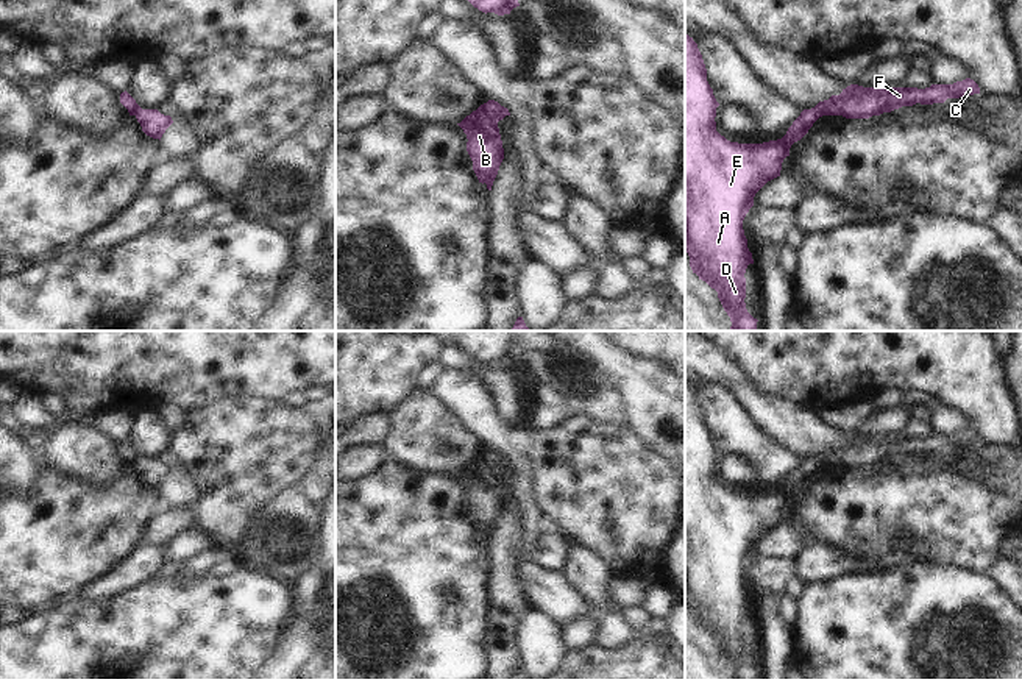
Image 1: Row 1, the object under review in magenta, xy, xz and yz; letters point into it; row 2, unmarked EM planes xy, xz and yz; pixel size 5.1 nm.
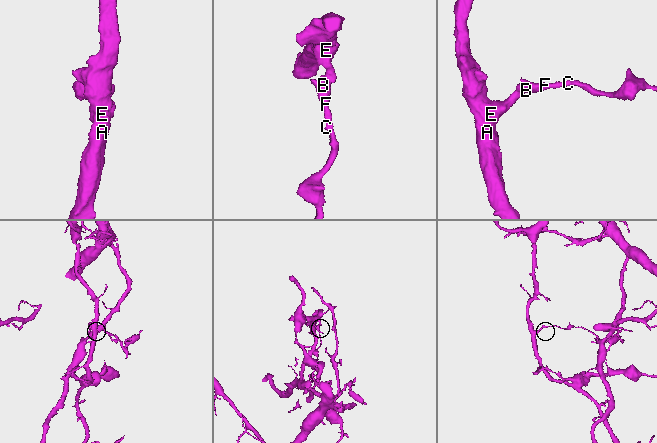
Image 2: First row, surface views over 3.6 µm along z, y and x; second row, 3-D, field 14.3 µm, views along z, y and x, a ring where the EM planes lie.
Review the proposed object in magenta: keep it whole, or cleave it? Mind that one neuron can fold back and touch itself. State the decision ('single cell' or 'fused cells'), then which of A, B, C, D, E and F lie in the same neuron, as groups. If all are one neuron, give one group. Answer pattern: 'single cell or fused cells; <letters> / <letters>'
fused cells; A D E / B C F

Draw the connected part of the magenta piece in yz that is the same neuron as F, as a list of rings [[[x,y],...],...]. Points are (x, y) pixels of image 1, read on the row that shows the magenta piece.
[[[966,78],[953,84],[932,84],[917,87],[863,87],[850,84],[839,95],[819,101],[814,108],[822,116],[843,116],[846,119],[869,119],[891,112],[902,106],[944,103],[947,98],[980,94],[978,84]]]

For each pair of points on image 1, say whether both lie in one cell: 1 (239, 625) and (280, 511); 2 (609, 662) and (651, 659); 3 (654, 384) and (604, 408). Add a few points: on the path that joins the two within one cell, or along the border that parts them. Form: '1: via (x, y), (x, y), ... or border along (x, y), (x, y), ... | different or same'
1: border along (242, 567), (290, 583) | different
2: via (620, 662), (640, 662) | same
3: border along (601, 369), (620, 389), (631, 423) | different

